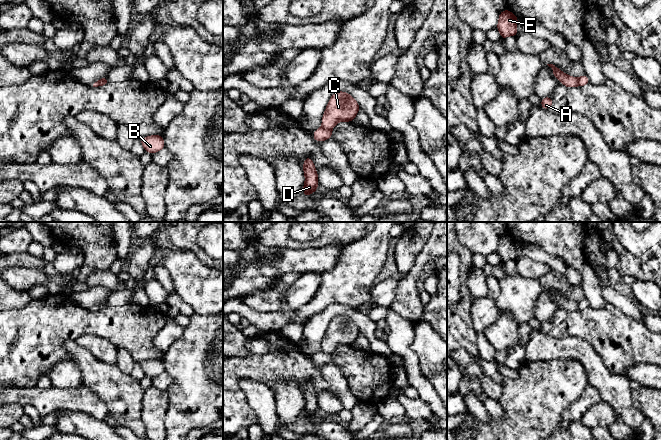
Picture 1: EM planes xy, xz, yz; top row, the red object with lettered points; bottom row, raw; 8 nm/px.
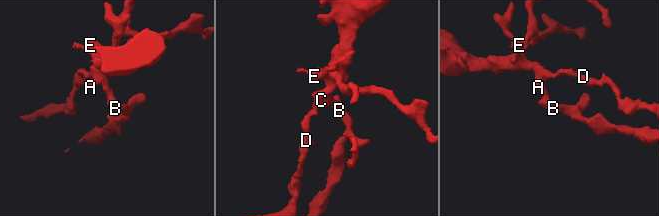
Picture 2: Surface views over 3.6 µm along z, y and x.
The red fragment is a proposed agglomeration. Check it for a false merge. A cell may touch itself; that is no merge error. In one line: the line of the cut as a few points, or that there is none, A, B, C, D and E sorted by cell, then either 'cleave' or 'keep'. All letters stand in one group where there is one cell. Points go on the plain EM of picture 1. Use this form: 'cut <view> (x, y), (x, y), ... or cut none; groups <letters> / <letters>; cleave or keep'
cut xz (322, 350), (330, 354); groups A B C E / D; cleave

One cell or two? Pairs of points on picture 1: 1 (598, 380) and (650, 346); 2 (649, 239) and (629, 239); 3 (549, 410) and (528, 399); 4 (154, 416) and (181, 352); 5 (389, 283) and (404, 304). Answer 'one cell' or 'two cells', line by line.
1: two cells
2: one cell
3: one cell
4: two cells
5: two cells

